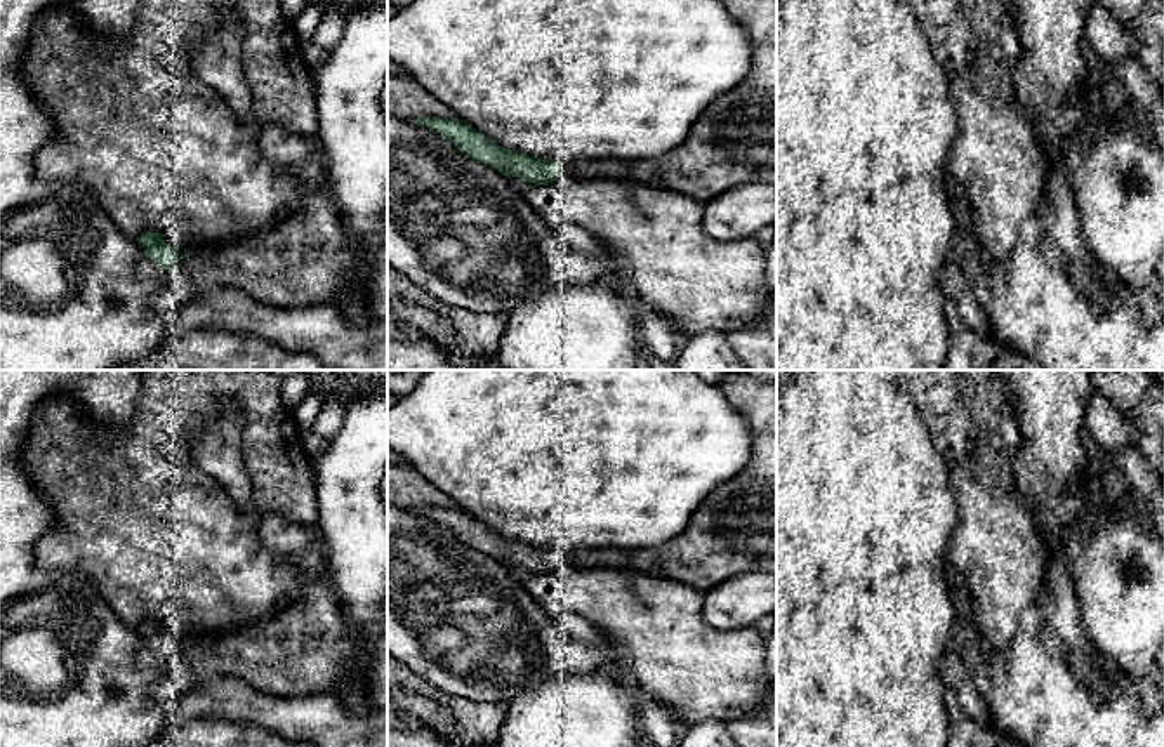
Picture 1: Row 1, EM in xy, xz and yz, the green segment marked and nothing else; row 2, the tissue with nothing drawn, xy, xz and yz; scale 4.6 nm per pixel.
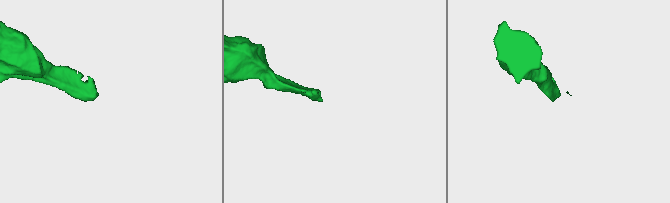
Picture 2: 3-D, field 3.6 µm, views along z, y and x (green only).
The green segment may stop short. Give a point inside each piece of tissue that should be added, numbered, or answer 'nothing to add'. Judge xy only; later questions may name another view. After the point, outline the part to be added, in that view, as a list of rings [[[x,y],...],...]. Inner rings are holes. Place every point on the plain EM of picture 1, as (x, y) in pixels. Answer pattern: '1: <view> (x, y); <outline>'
1: xy (310, 647); [[[325,563],[314,573],[313,580],[304,585],[302,592],[281,611],[254,624],[235,627],[229,632],[208,636],[186,634],[177,643],[175,660],[186,664],[198,681],[214,676],[238,678],[257,691],[285,698],[339,693],[358,684],[372,709],[387,711],[387,596],[380,620],[368,629],[358,629],[346,618]]]

